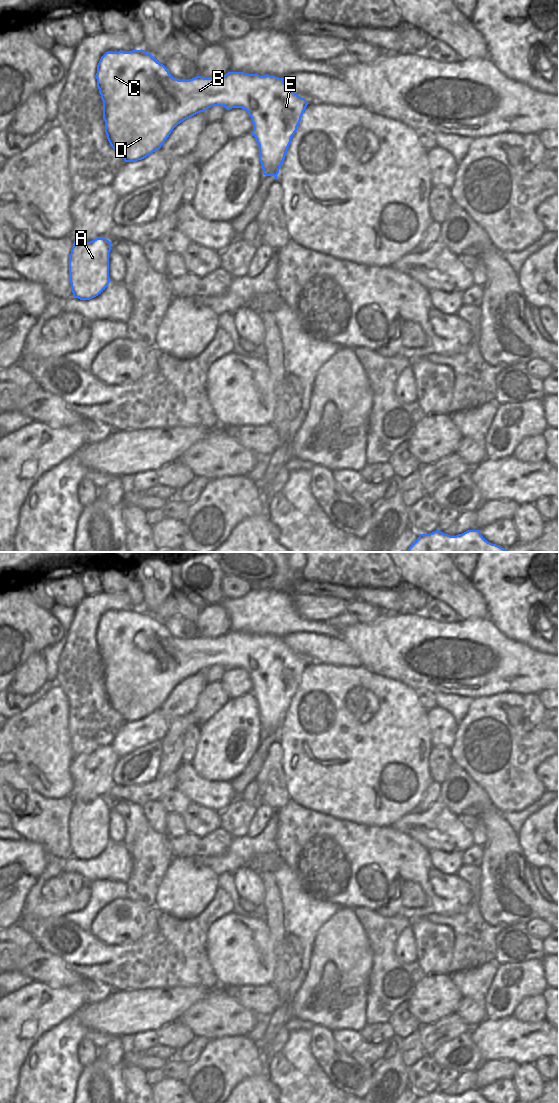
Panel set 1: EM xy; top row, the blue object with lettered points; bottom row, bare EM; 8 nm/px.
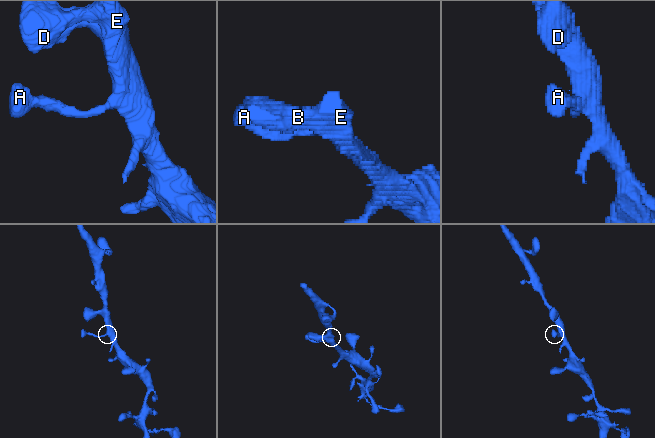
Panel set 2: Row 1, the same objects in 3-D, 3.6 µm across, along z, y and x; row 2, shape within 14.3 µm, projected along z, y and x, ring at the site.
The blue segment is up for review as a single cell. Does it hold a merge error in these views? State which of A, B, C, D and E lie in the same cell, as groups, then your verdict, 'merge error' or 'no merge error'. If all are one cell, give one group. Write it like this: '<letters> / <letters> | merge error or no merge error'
A B C D E | no merge error

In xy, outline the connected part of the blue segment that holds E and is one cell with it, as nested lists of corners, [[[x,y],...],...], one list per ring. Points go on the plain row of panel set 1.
[[[144,610],[106,612],[97,625],[97,647],[103,661],[105,693],[111,707],[125,722],[142,720],[159,710],[173,689],[184,680],[212,666],[242,668],[253,683],[259,721],[266,736],[277,739],[291,699],[309,664],[292,652],[283,638],[228,632],[220,638],[174,638],[167,628]]]

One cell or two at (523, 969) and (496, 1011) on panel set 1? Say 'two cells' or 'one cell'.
one cell

